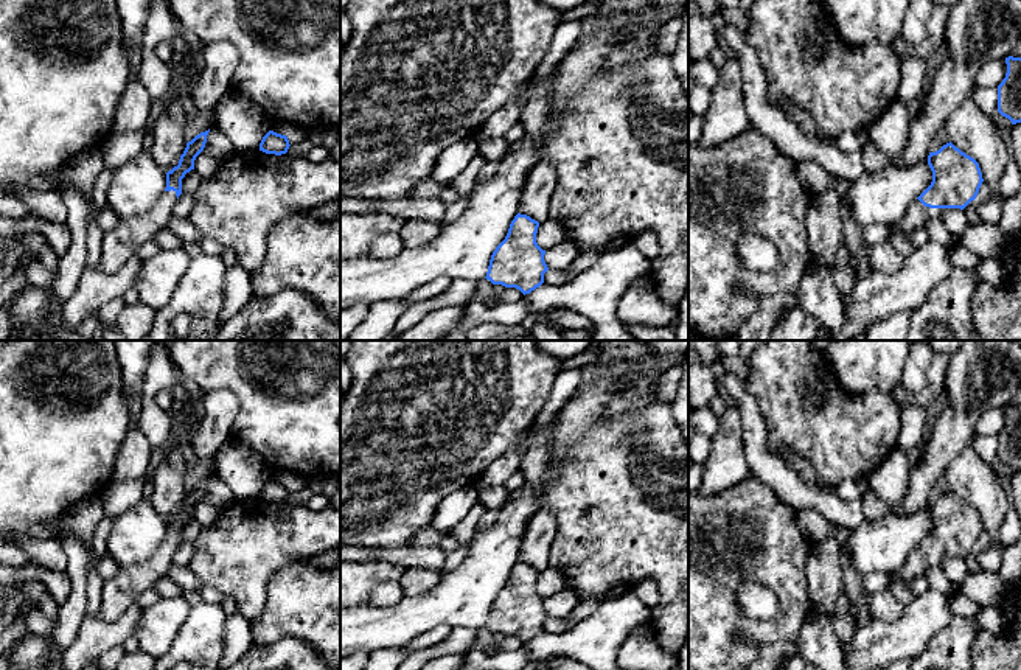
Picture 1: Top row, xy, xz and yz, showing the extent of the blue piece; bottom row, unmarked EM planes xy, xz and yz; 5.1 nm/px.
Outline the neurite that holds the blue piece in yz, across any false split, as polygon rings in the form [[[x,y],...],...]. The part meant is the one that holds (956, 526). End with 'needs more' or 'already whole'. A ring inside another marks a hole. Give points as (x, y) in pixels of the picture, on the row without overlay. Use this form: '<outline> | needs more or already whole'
[[[951,490],[929,501],[931,533],[908,555],[898,575],[904,585],[923,577],[932,557],[964,558],[976,547],[984,530],[979,511]]] | needs more

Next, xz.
[[[517,561],[510,572],[505,588],[491,603],[486,628],[493,633],[516,636],[524,644],[544,631],[549,619],[542,598],[536,591],[539,571]]] | already whole

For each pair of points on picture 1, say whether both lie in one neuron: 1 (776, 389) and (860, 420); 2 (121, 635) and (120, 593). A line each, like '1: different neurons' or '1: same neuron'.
1: same neuron
2: different neurons

